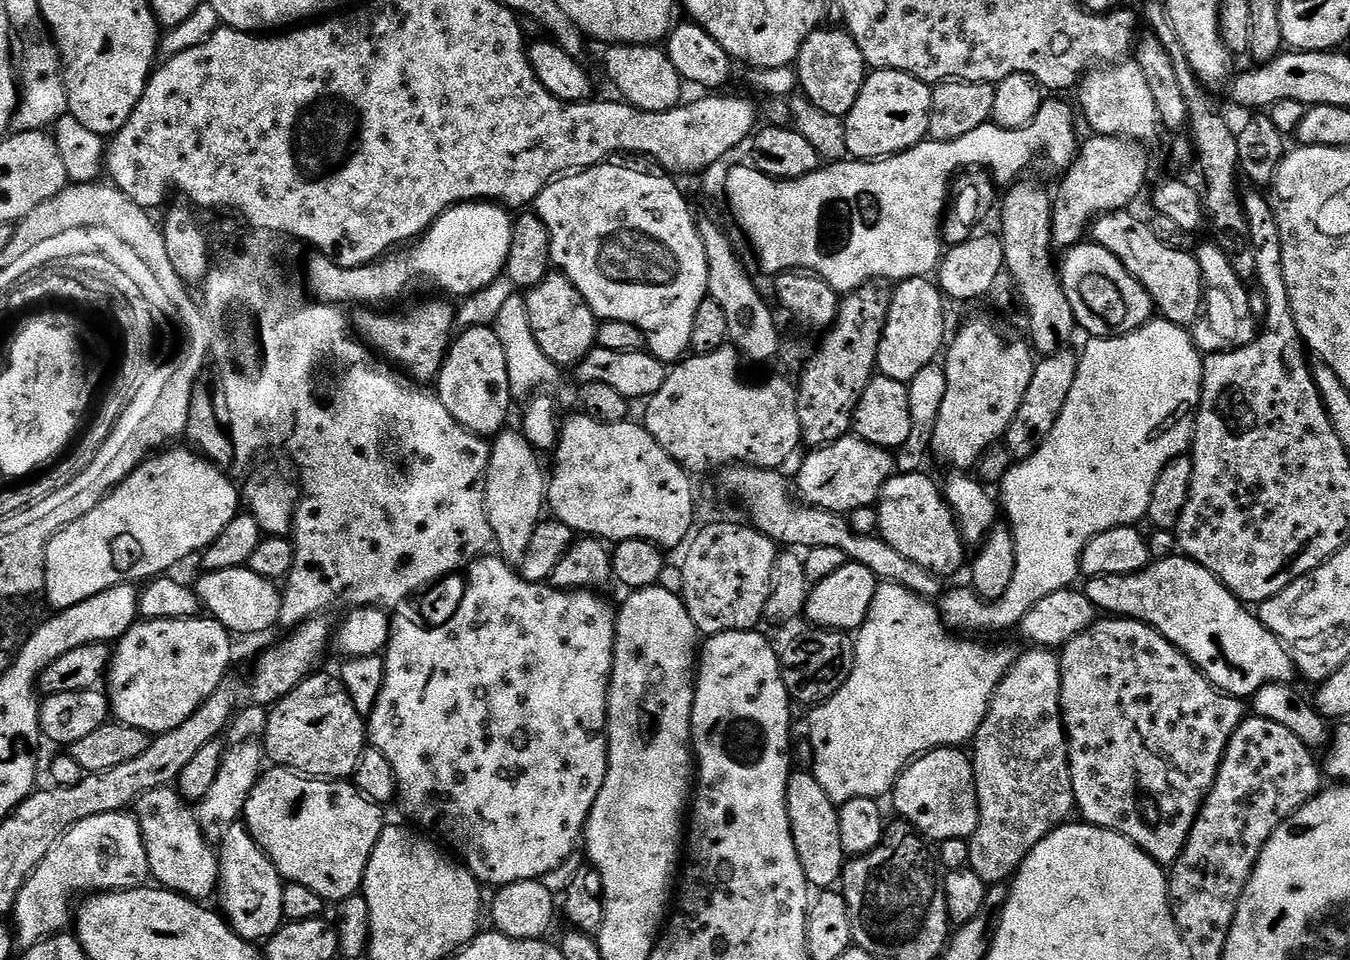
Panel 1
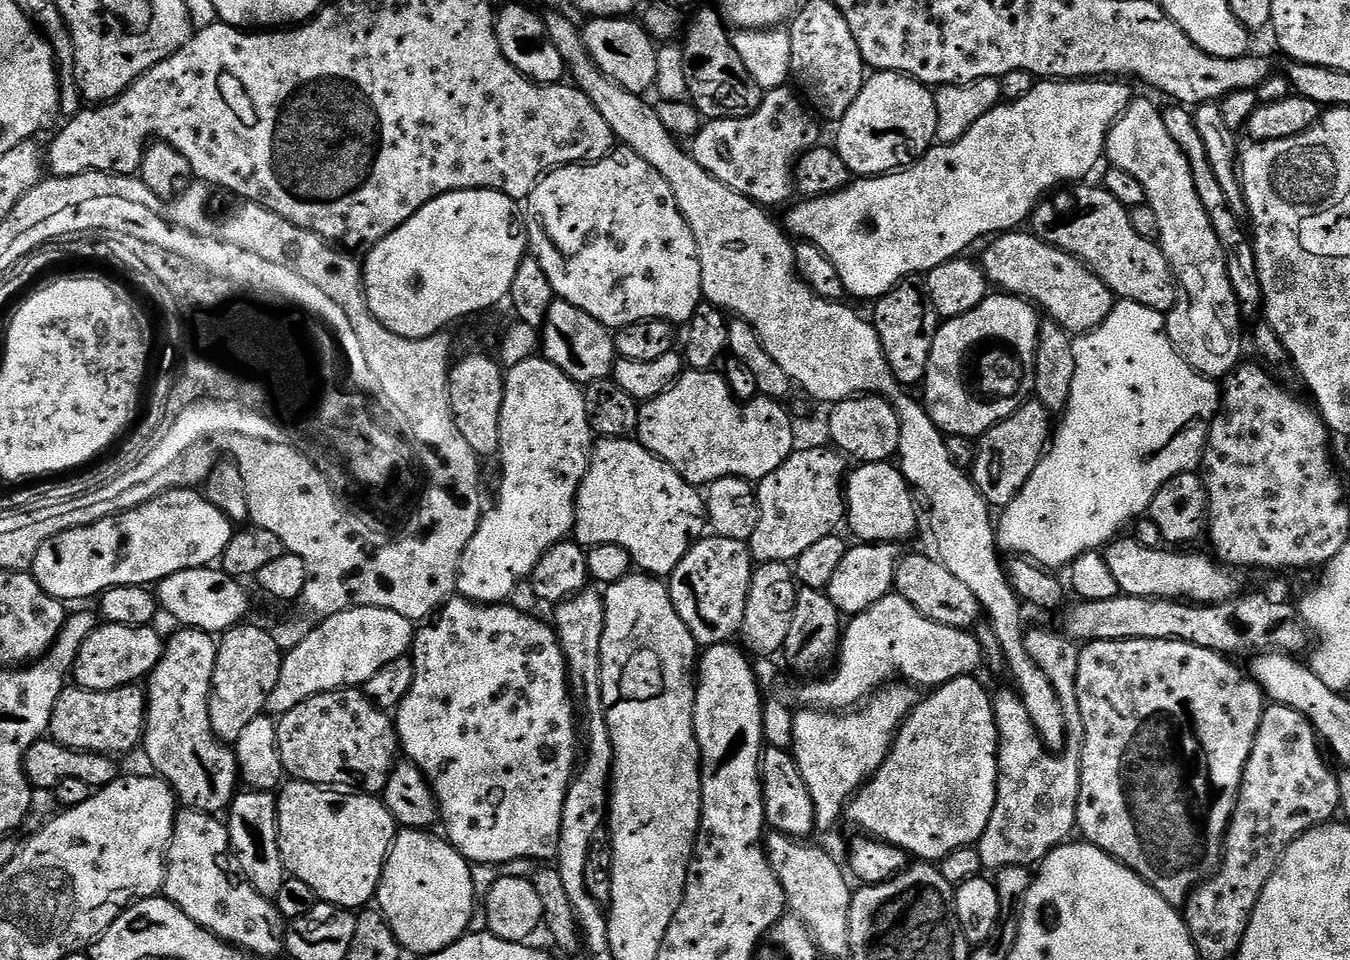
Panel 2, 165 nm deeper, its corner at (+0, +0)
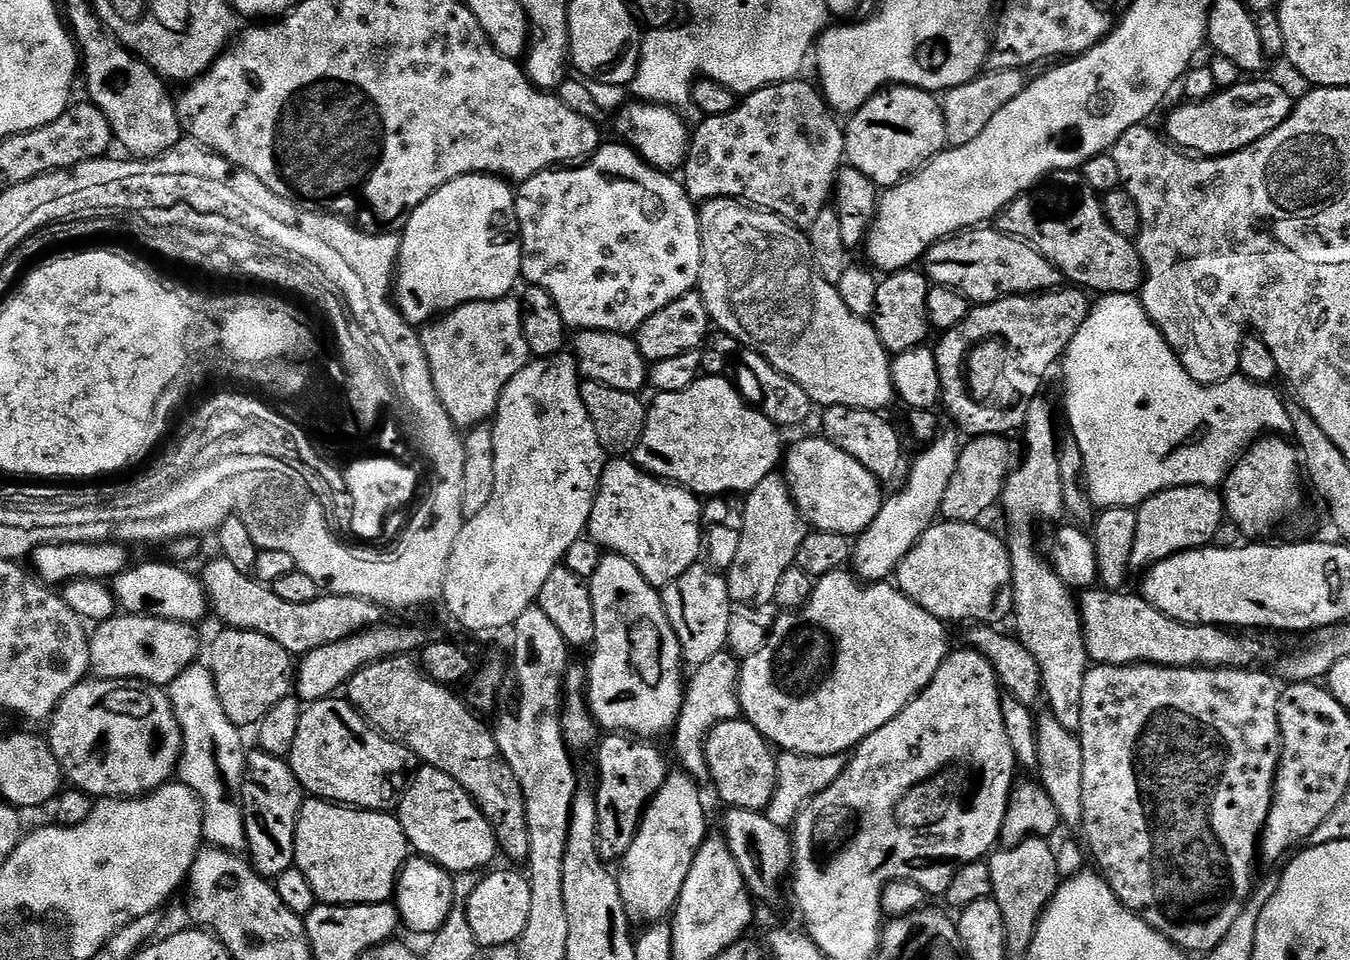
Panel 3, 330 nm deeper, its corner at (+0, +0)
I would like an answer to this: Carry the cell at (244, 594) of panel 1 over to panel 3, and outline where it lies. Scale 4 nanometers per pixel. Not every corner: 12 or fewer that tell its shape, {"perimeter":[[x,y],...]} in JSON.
{"perimeter":[[179,563],[129,566],[115,577],[130,616],[195,625],[209,615],[199,575]]}

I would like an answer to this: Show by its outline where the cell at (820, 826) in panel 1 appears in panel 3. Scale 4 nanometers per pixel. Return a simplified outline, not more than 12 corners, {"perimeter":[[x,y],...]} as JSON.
{"perimeter":[[748,720],[705,742],[711,787],[728,808],[764,812],[777,753]]}

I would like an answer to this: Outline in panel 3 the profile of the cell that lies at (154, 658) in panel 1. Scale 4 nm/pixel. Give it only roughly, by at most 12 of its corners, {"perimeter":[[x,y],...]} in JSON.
{"perimeter":[[211,667],[166,688],[204,840],[240,854],[246,747]]}

